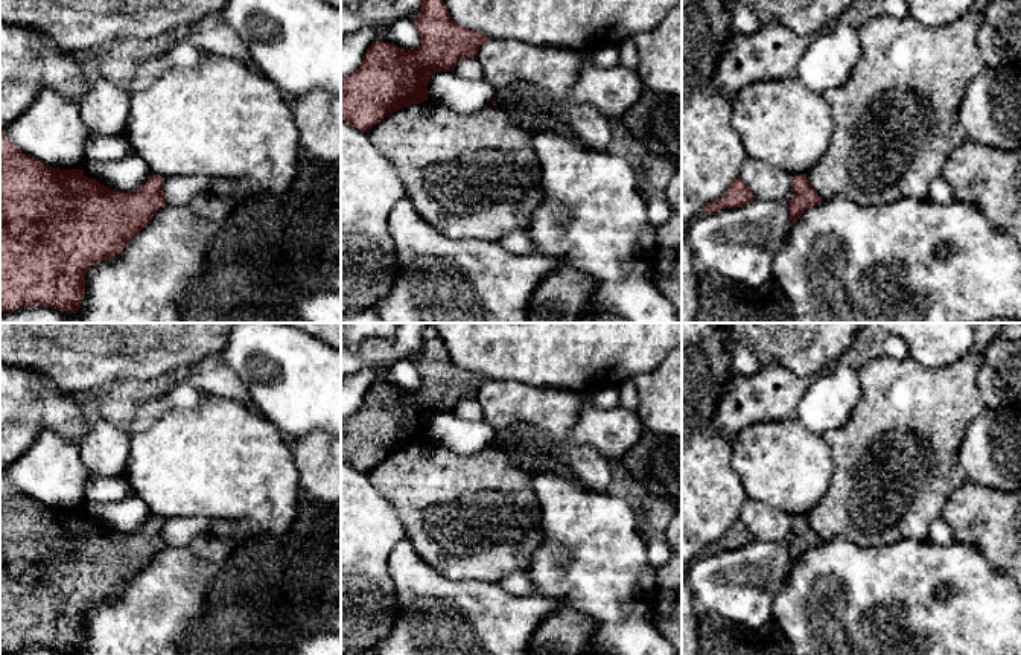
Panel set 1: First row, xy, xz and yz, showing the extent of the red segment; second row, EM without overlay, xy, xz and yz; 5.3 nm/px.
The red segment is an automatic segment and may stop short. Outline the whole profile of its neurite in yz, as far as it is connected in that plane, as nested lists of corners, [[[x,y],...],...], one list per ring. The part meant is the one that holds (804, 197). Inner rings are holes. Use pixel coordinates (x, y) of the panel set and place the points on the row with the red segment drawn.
[[[806,174],[794,175],[791,180],[791,192],[793,198],[788,201],[788,212],[791,224],[790,227],[800,218],[800,215],[820,204],[822,198],[809,184]]]

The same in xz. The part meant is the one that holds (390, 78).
[[[421,0],[421,11],[412,21],[420,34],[417,50],[373,41],[358,72],[341,81],[341,119],[351,126],[370,133],[394,111],[428,101],[428,84],[437,72],[453,72],[460,61],[478,56],[479,47],[490,40],[481,32],[458,26],[443,0]]]

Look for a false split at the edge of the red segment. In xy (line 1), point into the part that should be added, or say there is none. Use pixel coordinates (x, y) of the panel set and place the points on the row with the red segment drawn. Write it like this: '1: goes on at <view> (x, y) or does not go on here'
1: does not go on here

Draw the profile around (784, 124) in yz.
[[[799,78],[746,85],[732,101],[730,123],[749,157],[790,175],[806,174],[826,152],[834,120],[823,93],[809,90]]]

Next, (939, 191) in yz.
[[[939,175],[934,178],[928,189],[928,198],[939,204],[946,204],[954,200],[953,189],[945,177]]]

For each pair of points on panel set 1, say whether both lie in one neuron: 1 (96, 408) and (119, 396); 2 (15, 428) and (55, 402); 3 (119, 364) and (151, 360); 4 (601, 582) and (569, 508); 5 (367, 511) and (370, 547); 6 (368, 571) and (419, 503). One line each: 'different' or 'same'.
1: same
2: same
3: same
4: same
5: same
6: different

